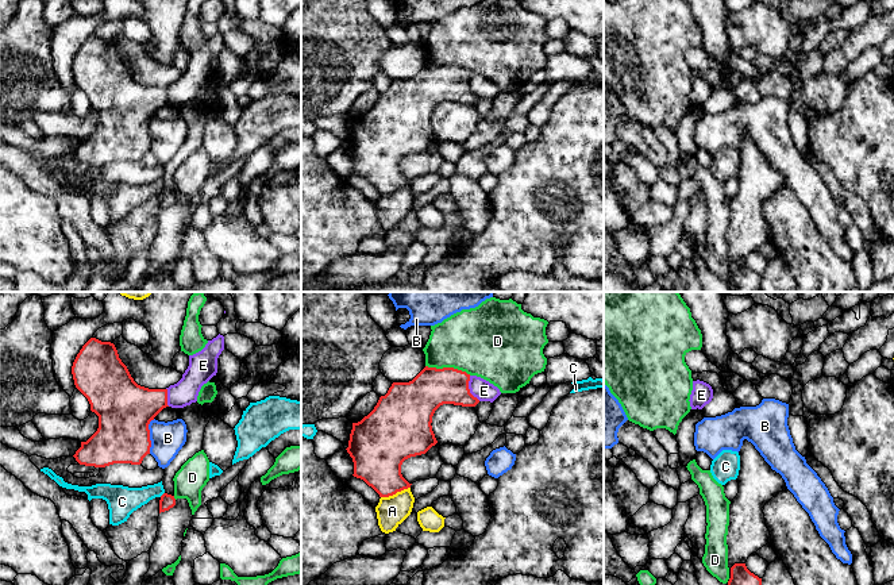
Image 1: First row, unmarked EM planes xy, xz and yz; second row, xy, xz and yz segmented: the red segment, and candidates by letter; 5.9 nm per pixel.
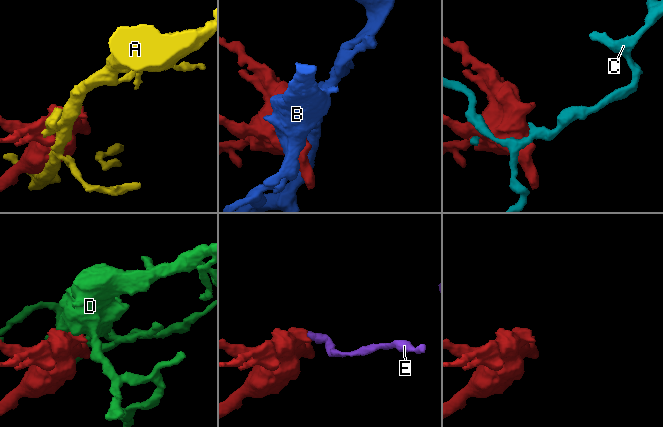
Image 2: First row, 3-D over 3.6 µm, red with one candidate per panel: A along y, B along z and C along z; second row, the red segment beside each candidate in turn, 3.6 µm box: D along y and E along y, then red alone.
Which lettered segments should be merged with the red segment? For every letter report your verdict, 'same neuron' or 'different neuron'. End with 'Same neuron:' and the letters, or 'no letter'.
A: different neuron
B: different neuron
C: different neuron
D: different neuron
E: different neuron
Same neuron: no letter

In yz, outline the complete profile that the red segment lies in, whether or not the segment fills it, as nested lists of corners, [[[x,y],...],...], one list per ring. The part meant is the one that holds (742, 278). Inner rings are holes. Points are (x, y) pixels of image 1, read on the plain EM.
[[[735,261],[731,265],[728,285],[731,292],[756,292],[762,285],[762,276],[751,270],[745,261]]]

